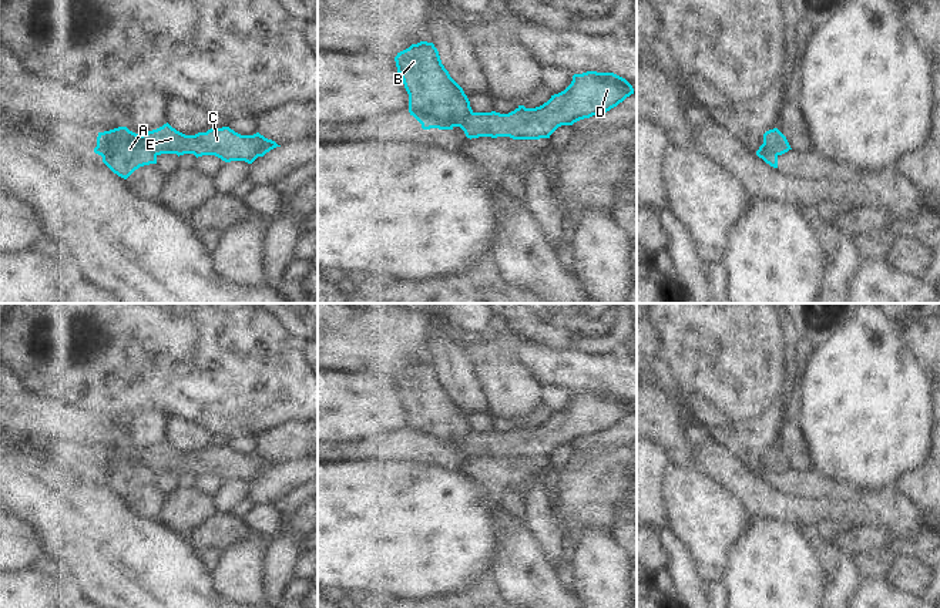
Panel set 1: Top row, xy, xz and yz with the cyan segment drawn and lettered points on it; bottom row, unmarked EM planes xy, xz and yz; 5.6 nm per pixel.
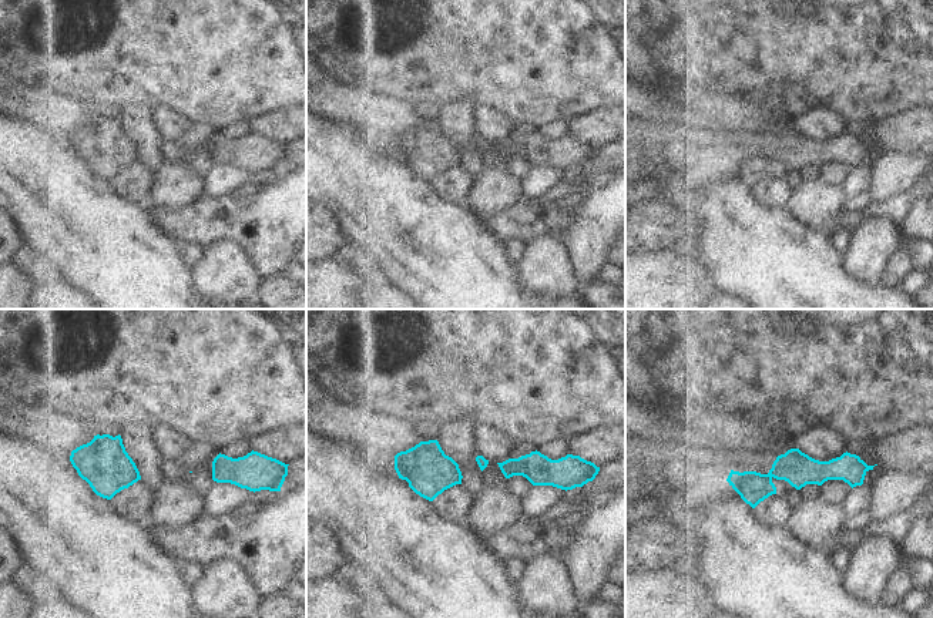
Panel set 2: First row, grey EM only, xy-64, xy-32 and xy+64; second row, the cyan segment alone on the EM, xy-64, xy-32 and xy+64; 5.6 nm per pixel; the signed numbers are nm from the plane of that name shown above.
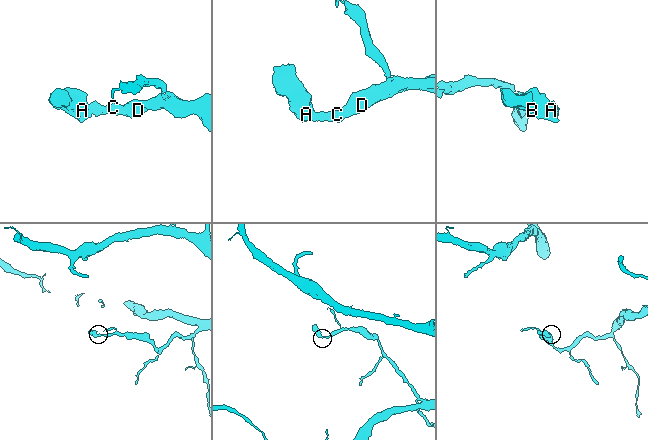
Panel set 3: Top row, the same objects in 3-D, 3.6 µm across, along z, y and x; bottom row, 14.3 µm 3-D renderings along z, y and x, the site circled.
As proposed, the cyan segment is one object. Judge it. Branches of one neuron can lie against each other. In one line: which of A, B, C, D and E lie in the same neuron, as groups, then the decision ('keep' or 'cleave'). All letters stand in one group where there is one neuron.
A B / C D E; cleave

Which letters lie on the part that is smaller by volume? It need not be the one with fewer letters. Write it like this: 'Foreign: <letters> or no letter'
Foreign: A, B

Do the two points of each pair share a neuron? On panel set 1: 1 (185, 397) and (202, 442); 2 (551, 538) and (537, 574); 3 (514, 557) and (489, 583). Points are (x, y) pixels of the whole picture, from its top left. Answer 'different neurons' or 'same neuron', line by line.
1: different neurons
2: different neurons
3: different neurons

